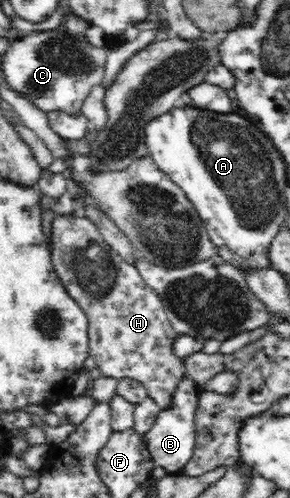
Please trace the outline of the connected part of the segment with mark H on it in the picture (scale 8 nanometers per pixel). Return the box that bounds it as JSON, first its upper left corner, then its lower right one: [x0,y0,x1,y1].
[51,216,184,409]

